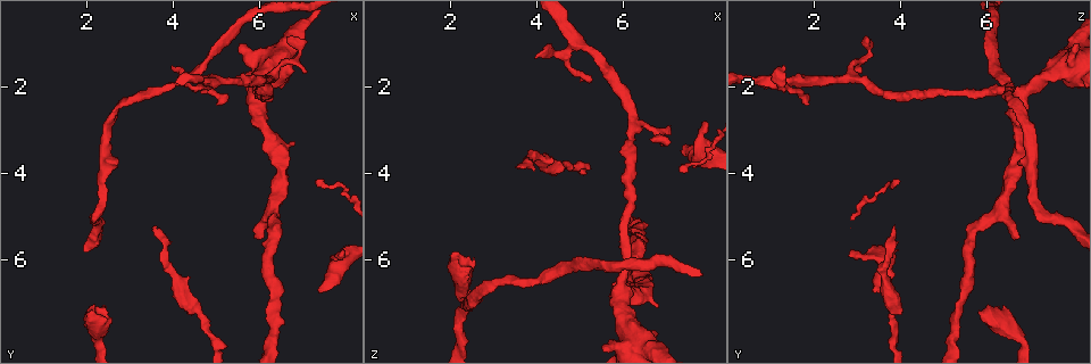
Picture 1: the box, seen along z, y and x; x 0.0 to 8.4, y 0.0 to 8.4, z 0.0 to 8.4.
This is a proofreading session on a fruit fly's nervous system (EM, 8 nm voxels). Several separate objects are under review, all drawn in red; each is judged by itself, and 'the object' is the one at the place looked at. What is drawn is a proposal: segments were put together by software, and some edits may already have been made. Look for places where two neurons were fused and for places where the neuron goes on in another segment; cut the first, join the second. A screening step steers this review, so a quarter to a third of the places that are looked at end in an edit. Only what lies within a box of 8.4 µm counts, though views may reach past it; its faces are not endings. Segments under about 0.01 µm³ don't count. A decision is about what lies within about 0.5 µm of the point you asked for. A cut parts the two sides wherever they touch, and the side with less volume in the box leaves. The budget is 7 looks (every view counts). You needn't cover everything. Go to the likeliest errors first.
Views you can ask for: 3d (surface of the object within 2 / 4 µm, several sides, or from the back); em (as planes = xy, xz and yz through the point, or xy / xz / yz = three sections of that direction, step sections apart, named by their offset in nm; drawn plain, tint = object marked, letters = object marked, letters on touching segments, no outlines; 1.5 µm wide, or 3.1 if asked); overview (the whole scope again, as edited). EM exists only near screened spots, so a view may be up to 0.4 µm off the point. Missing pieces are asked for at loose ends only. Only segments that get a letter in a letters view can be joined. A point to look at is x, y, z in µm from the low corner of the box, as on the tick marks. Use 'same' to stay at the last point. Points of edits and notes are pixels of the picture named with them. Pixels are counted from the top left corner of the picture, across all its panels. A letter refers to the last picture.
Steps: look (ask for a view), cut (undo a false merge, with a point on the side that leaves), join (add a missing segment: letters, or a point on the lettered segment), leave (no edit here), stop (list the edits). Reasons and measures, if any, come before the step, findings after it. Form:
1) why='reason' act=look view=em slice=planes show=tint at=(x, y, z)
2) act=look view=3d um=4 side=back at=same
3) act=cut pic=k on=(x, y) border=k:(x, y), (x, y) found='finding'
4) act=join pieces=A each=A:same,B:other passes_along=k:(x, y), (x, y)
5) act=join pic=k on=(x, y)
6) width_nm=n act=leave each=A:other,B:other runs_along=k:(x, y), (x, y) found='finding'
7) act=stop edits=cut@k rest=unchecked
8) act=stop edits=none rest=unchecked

why='thick end' act=look view=3d um=4 at=(7.30, 6.70, 3.50)

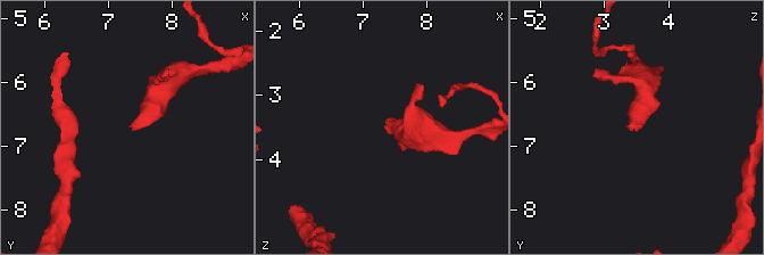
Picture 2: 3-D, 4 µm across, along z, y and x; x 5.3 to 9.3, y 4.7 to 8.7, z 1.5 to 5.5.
why='now the EM' act=look view=em slice=xy step=8 show=tint at=(7.30, 6.70, 3.50)

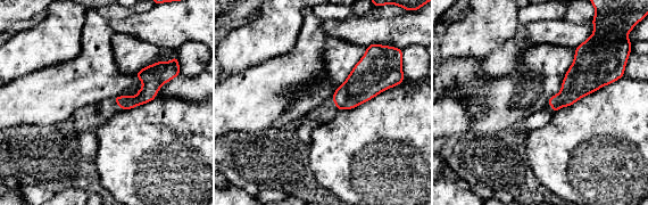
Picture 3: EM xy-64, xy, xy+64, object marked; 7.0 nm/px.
why='another direction' act=look view=em slice=planes show=letters at=same

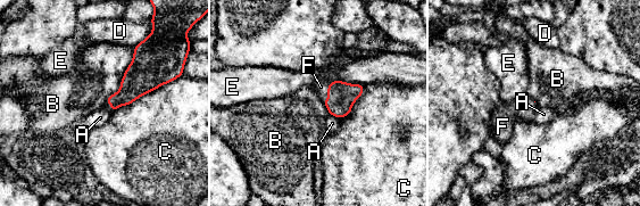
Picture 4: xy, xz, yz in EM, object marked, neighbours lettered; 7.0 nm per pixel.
act=join pieces=F each=A:other,B:other,C:other,D:other,E:other,F:same passes_along=4:(342, 96), (327, 91), (321, 87) found='it goes on there'

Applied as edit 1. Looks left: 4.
act=look view=overview

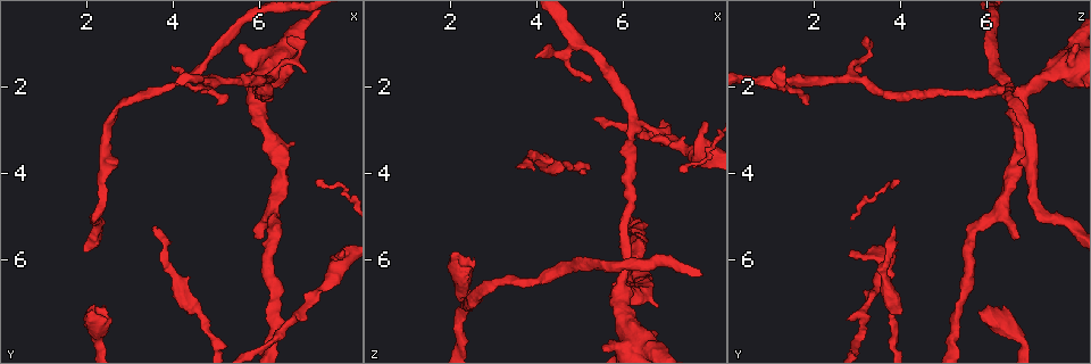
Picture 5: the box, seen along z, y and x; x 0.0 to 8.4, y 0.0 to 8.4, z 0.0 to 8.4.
why='branch stops here' act=look view=em slice=planes show=letters at=(3.55, 5.25, 3.85)

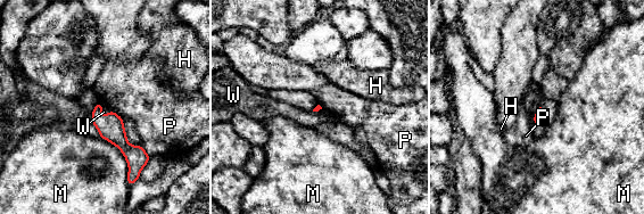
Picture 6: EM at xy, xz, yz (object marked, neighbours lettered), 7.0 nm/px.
act=join pieces=W each=H:other,M:other,P:other,W:same passes_along=6:(110, 128), (91, 116), (57, 107) found='the neuron continues'

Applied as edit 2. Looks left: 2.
why='an open end' act=look view=em slice=planes show=letters at=(5.90, 5.50, 6.70)

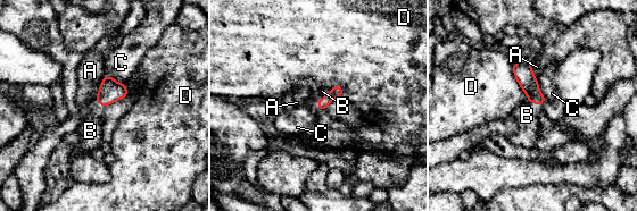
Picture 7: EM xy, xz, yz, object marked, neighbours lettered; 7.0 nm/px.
act=join pieces=B each=A:other,B:same,C:other,D:other passes_along=7:(336, 92), (321, 98), (312, 101) found='it goes on there'

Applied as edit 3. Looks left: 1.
act=stop edits=join@4,join@6,join@7 rest=unchecked

